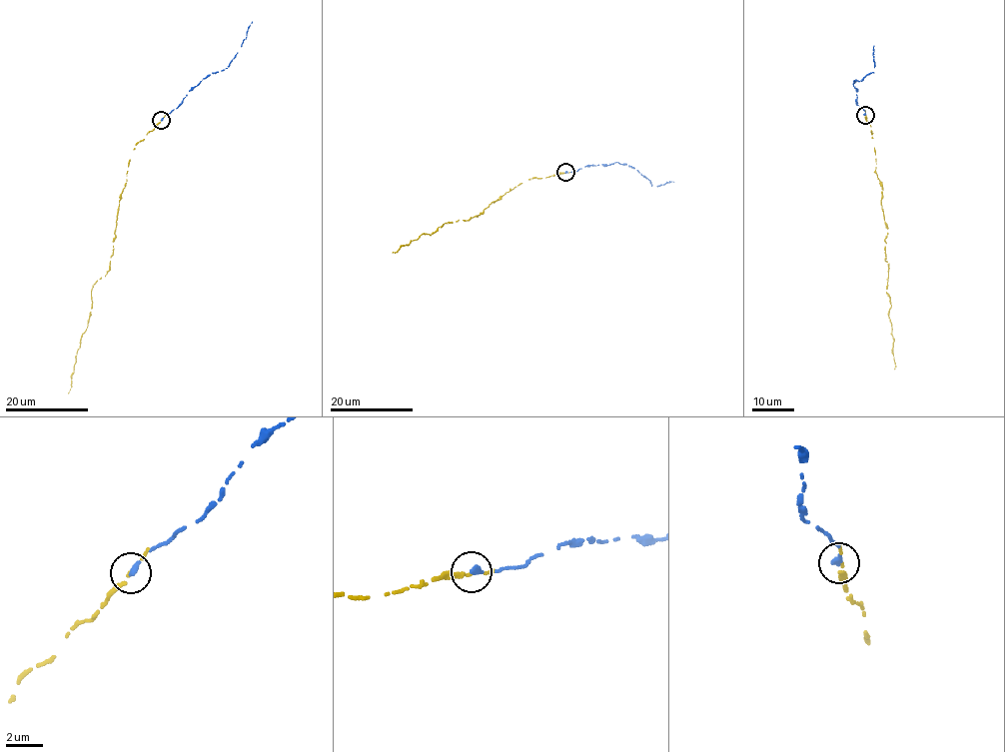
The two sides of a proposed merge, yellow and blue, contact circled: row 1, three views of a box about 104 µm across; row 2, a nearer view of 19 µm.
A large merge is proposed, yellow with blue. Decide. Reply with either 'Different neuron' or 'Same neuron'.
Same neuron

